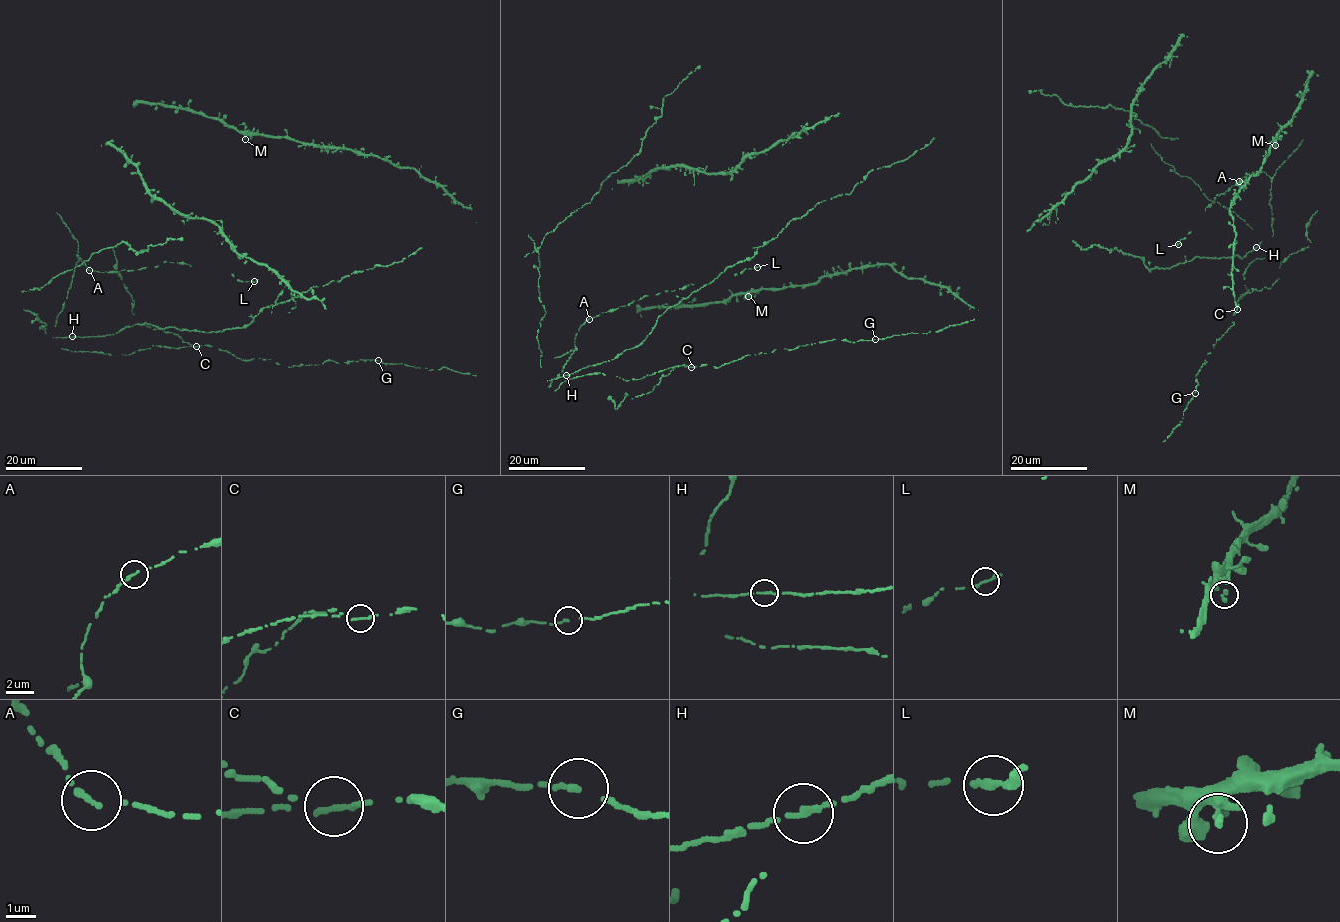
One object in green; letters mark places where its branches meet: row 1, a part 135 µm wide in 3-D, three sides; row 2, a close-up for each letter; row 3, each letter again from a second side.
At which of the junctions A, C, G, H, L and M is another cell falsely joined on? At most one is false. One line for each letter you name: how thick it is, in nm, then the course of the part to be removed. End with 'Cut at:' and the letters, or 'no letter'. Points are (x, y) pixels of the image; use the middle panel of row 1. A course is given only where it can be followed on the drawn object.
C: 260 nm
Cut at: C

